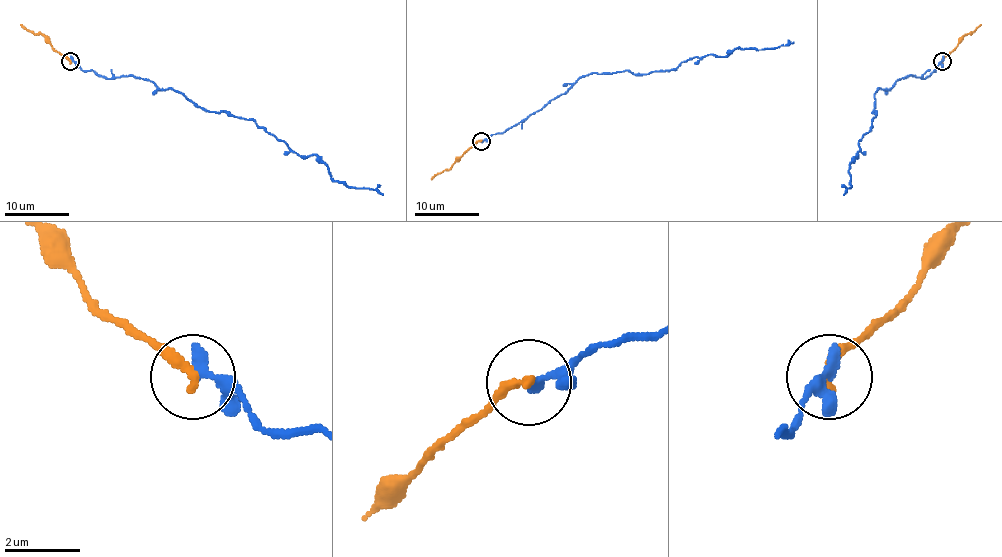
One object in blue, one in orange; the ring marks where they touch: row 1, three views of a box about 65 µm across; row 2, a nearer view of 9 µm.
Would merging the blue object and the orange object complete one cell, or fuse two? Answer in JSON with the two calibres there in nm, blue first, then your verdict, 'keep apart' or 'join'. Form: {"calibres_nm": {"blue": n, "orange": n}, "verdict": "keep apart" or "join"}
{"calibres_nm": {"blue": 240, "orange": 260}, "verdict": "join"}

